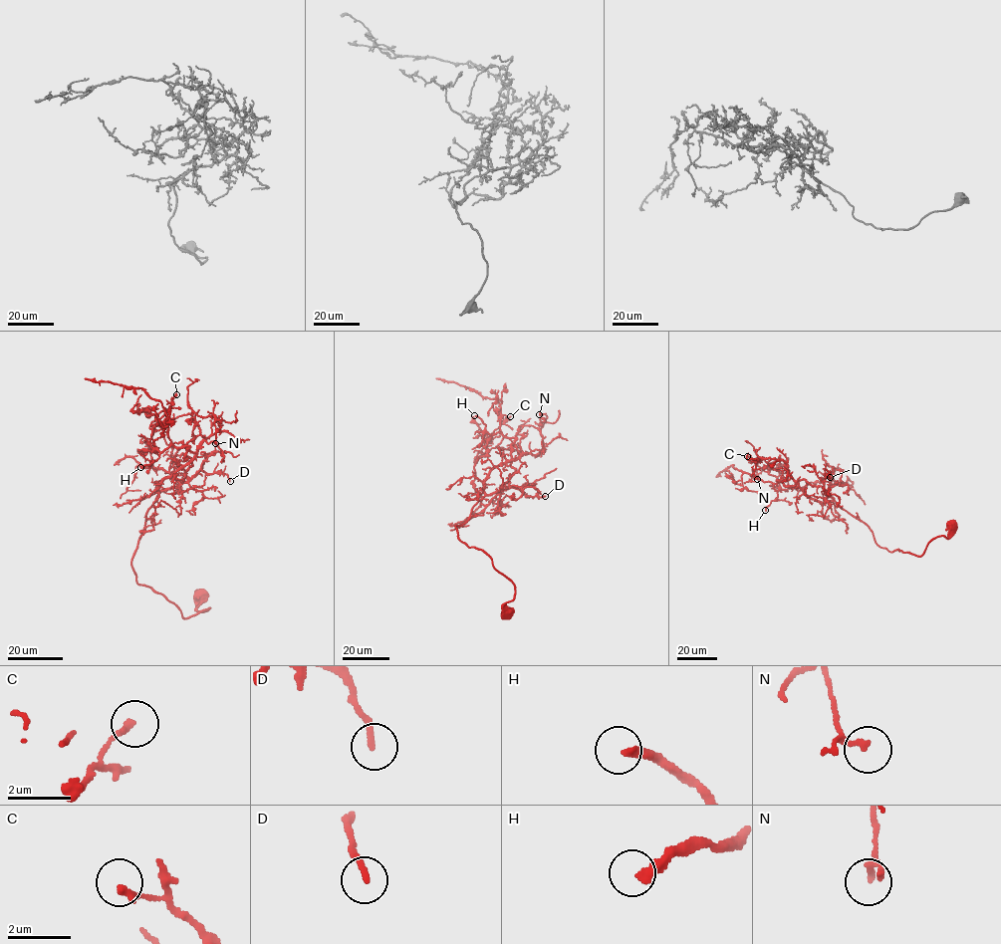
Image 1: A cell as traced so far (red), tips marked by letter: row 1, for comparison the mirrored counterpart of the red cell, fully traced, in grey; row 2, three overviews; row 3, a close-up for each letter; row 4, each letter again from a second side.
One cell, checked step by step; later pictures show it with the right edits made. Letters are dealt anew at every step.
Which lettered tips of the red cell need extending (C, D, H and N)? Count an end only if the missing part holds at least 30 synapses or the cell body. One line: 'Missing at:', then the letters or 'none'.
Missing at: H

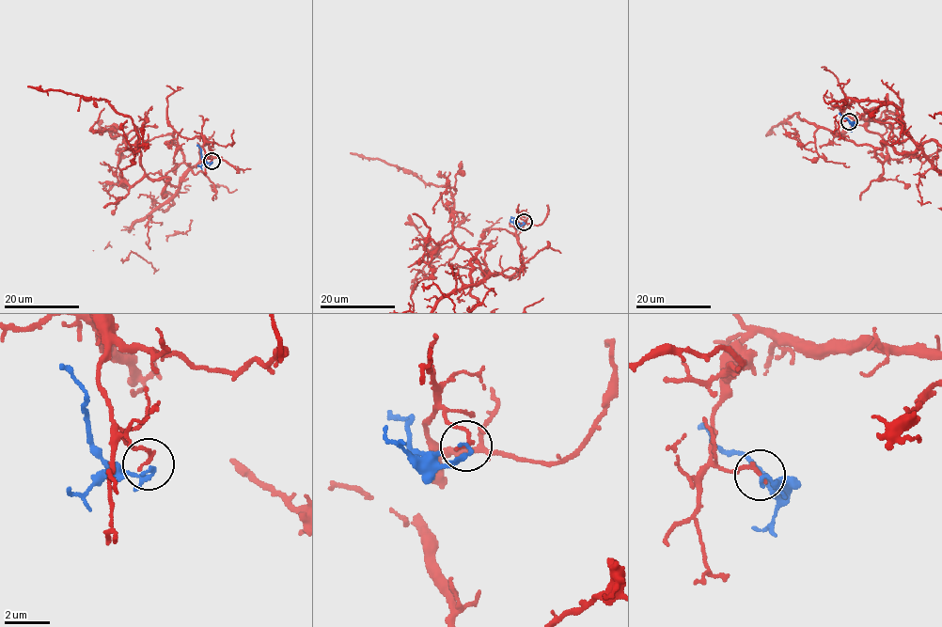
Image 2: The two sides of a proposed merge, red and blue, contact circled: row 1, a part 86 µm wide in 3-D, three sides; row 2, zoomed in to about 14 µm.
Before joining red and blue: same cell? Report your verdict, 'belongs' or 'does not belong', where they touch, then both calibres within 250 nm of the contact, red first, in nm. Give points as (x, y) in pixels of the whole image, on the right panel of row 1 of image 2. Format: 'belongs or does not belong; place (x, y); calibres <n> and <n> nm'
belongs; place (849, 121); calibres 170 and 120 nm

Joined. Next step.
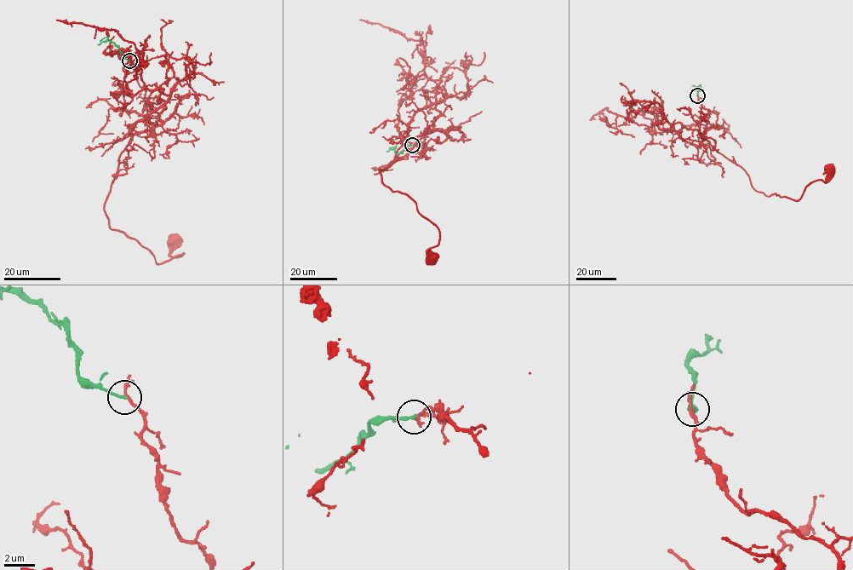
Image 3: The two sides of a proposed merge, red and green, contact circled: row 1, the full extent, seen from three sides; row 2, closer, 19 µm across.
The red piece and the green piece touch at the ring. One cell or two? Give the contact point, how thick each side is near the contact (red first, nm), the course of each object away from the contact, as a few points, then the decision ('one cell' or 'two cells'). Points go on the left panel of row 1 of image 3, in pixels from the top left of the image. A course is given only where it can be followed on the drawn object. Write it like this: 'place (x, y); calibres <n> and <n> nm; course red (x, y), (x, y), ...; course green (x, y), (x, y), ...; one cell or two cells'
place (129, 60); calibres 190 and 180 nm; course red (130, 60), (152, 127), (119, 157), (105, 213), (157, 263), (184, 254), (171, 256), (173, 240); course green (129, 60), (121, 56), (119, 48), (106, 40), (106, 37), (100, 42); two cells

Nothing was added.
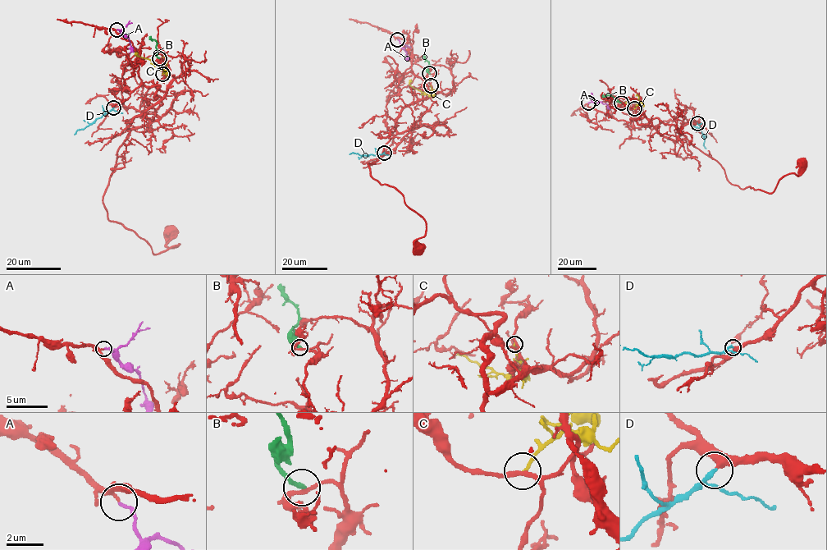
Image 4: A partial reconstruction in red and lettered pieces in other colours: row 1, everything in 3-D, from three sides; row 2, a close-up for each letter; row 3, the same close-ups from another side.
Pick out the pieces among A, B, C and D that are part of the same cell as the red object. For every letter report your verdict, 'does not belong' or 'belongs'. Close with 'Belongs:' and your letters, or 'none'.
A: belongs
B: does not belong
C: does not belong
D: belongs
Belongs: A, D

